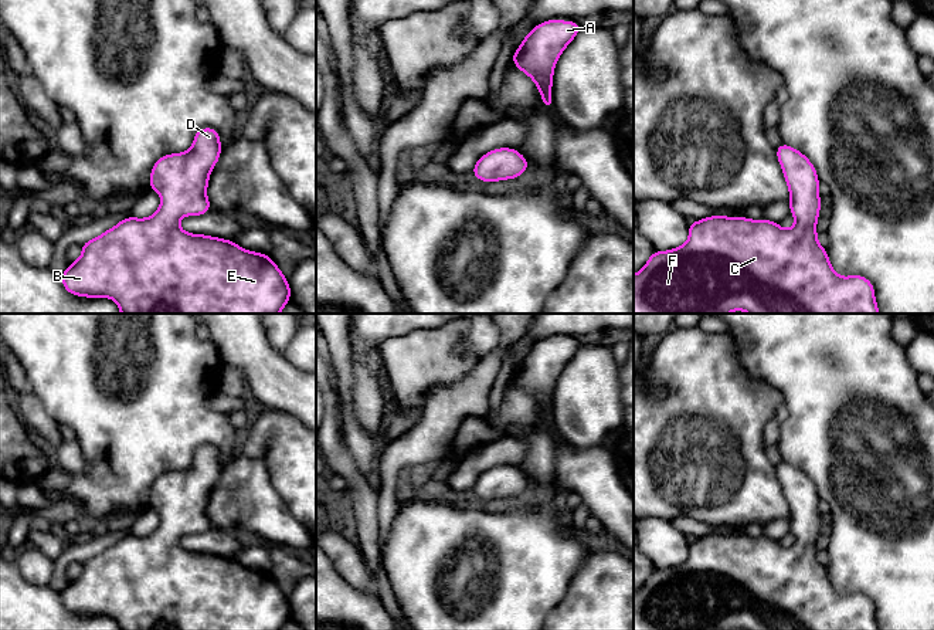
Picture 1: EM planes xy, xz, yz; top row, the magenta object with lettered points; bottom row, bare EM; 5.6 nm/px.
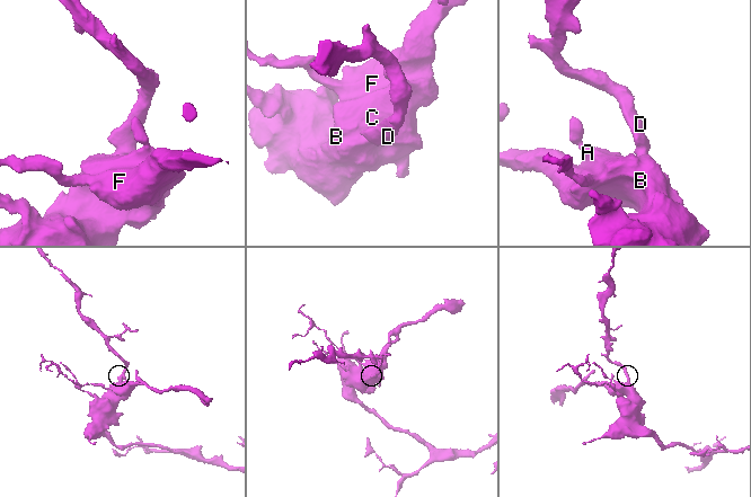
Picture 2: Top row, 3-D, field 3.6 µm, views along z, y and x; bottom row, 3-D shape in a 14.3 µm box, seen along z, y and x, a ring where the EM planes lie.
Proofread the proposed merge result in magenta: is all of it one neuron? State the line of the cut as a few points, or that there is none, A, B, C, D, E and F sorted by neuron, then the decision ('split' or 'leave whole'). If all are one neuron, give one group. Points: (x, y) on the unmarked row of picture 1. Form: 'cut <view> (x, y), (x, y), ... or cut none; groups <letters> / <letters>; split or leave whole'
cut none; groups A B C D E F; leave whole

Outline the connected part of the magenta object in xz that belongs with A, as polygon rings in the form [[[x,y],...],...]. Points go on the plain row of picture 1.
[[[560,336],[537,342],[512,375],[512,380],[534,399],[547,427],[553,427],[551,404],[557,377],[580,346],[580,341]]]

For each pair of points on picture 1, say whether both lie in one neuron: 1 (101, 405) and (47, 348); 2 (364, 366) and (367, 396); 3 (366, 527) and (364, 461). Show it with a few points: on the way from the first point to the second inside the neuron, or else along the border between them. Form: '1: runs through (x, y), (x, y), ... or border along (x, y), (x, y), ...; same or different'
1: runs through (87, 390), (58, 362); same
2: runs through (366, 373), (367, 389); same
3: border along (347, 447), (357, 470), (372, 481); different

